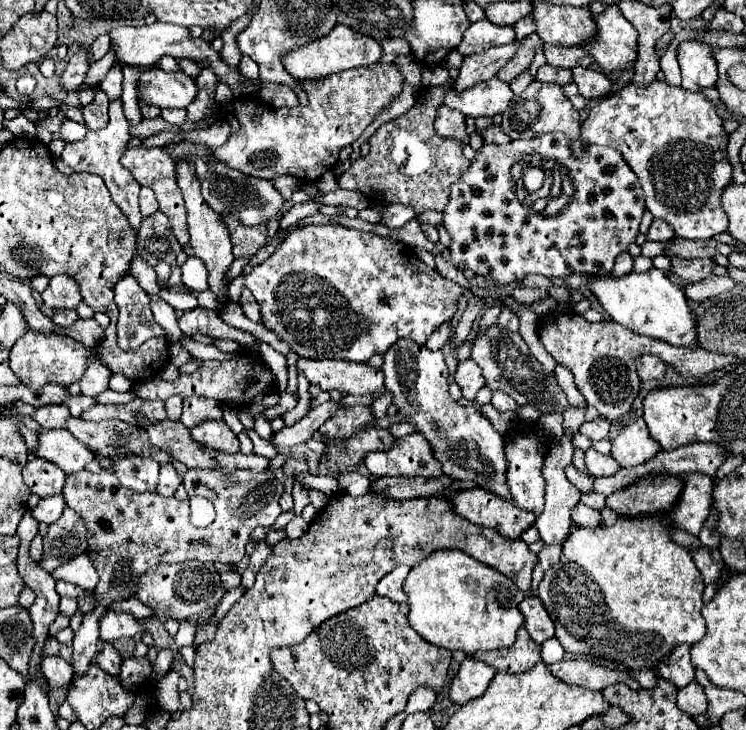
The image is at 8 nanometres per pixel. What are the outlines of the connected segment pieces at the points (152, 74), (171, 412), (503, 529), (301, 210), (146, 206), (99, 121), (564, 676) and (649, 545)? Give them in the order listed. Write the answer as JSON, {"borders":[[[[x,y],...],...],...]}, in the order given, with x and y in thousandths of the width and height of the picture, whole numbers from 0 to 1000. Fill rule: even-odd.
{"borders":[[[[197,90],[197,93],[184,93],[186,96],[186,110],[184,110],[184,123],[186,123],[186,137],[192,142],[208,142],[210,148],[251,148],[256,137],[264,132],[264,118],[248,99],[221,99],[213,90]]],[[[232,542],[221,551],[221,562],[224,562],[227,575],[240,575],[243,573],[243,553],[245,553],[245,548],[240,542]]],[[[647,668],[621,671],[605,679],[610,701],[634,718],[661,723],[680,737],[696,737],[696,732],[717,715],[717,704],[701,696],[690,696],[690,685],[669,685]]],[[[417,275],[395,279],[385,289],[374,307],[374,315],[387,312],[397,307],[402,300],[422,293],[426,286],[417,286]]],[[[189,258],[189,266],[186,266],[186,285],[189,285],[189,296],[200,296],[210,288],[210,274],[205,268],[205,260],[202,258]]],[[[130,123],[127,129],[127,137],[111,148],[111,162],[114,162],[114,170],[119,178],[133,178],[133,175],[141,175],[143,173],[143,159],[146,153],[146,134],[138,123]]],[[[749,904],[741,912],[736,912],[736,918],[757,937],[782,940],[790,945],[808,945],[824,934],[835,934],[847,945],[855,945],[859,941],[839,921],[819,918],[811,912],[798,912],[798,910],[790,910],[787,904]]],[[[854,707],[854,710],[827,710],[822,721],[800,721],[800,723],[773,723],[768,721],[752,756],[749,773],[736,778],[723,797],[723,819],[728,830],[733,833],[739,849],[744,852],[744,874],[752,879],[757,893],[776,896],[776,899],[792,899],[792,901],[808,901],[819,904],[824,910],[835,910],[840,918],[878,918],[883,907],[889,907],[908,885],[913,882],[932,882],[945,871],[945,849],[940,844],[942,833],[942,792],[934,781],[924,751],[910,748],[899,740],[894,718],[883,707]]]]}

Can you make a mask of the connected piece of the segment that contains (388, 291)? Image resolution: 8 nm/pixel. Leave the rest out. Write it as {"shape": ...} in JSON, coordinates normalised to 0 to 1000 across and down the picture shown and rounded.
{"shape":[[[454,307],[403,310],[393,315],[355,359],[334,375],[307,388],[307,408],[316,414],[326,395],[336,397],[350,419],[350,441],[371,463],[385,468],[403,490],[417,493],[471,493],[492,496],[500,485],[513,485],[529,466],[551,463],[570,471],[572,463],[613,427],[613,408],[621,392],[594,381],[583,367],[564,359],[546,334],[503,318],[484,318]]]}

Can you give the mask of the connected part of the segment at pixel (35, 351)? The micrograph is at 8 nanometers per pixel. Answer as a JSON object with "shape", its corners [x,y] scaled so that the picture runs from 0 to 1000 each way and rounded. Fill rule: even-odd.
{"shape":[[[39,452],[34,460],[28,460],[12,485],[12,501],[15,507],[36,526],[42,534],[52,534],[63,523],[76,523],[84,529],[92,529],[103,521],[109,521],[109,512],[118,501],[118,479],[98,463],[87,459],[68,459],[63,468],[63,485],[60,485],[60,460],[52,455]]]}

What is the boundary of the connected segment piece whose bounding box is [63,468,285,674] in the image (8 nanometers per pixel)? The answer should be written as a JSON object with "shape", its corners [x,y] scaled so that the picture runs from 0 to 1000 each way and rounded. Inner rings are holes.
{"shape":[[[256,641],[248,649],[248,671],[256,679],[275,679],[277,685],[286,688],[291,707],[288,712],[275,721],[264,723],[256,718],[256,696],[253,696],[253,682],[251,685],[237,685],[237,682],[218,682],[210,674],[181,674],[173,668],[165,668],[160,658],[149,647],[111,647],[111,652],[90,652],[87,666],[84,666],[84,679],[92,696],[98,696],[114,723],[117,723],[117,759],[119,767],[125,770],[130,786],[133,786],[133,800],[125,808],[127,819],[127,833],[114,841],[109,860],[101,866],[98,877],[98,918],[101,923],[111,923],[119,910],[125,907],[130,896],[130,879],[133,879],[133,852],[146,836],[149,827],[165,825],[170,819],[181,816],[181,800],[186,800],[186,789],[192,784],[200,784],[202,778],[213,773],[240,773],[251,767],[269,767],[269,770],[307,770],[318,773],[328,762],[328,745],[336,737],[336,729],[342,723],[363,723],[374,705],[377,696],[374,685],[382,674],[382,666],[377,660],[369,660],[369,649],[363,644],[355,647],[336,647],[331,641],[315,641],[315,647],[299,647],[296,641],[277,641],[277,644],[264,644]]]}

